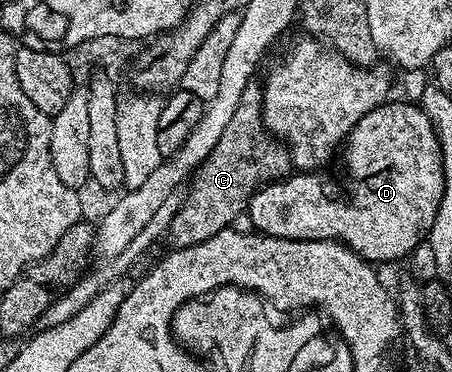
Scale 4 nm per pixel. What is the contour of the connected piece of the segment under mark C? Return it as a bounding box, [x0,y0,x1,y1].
[167,83,294,249]

